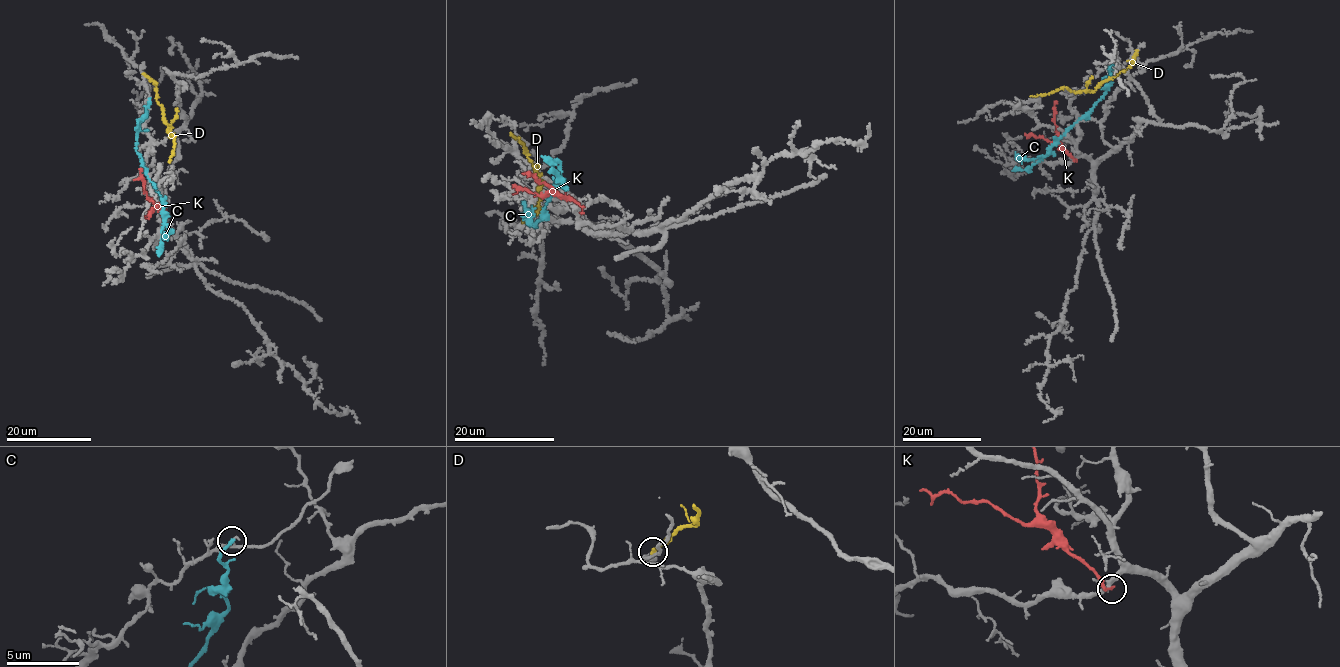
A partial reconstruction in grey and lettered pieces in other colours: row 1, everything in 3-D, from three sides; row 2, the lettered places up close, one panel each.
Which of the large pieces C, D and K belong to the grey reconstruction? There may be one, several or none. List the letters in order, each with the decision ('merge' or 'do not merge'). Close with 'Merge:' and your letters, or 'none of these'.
C: do not merge
D: do not merge
K: do not merge
Merge: none of these

